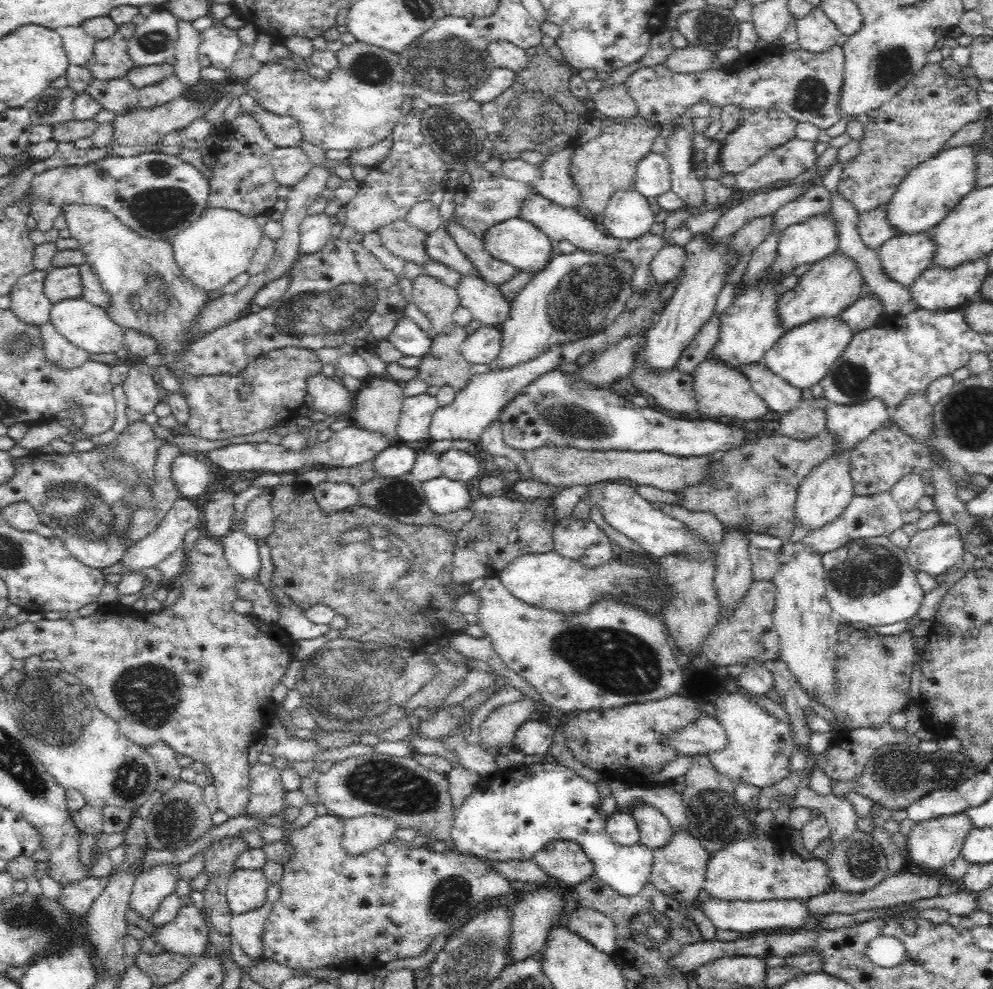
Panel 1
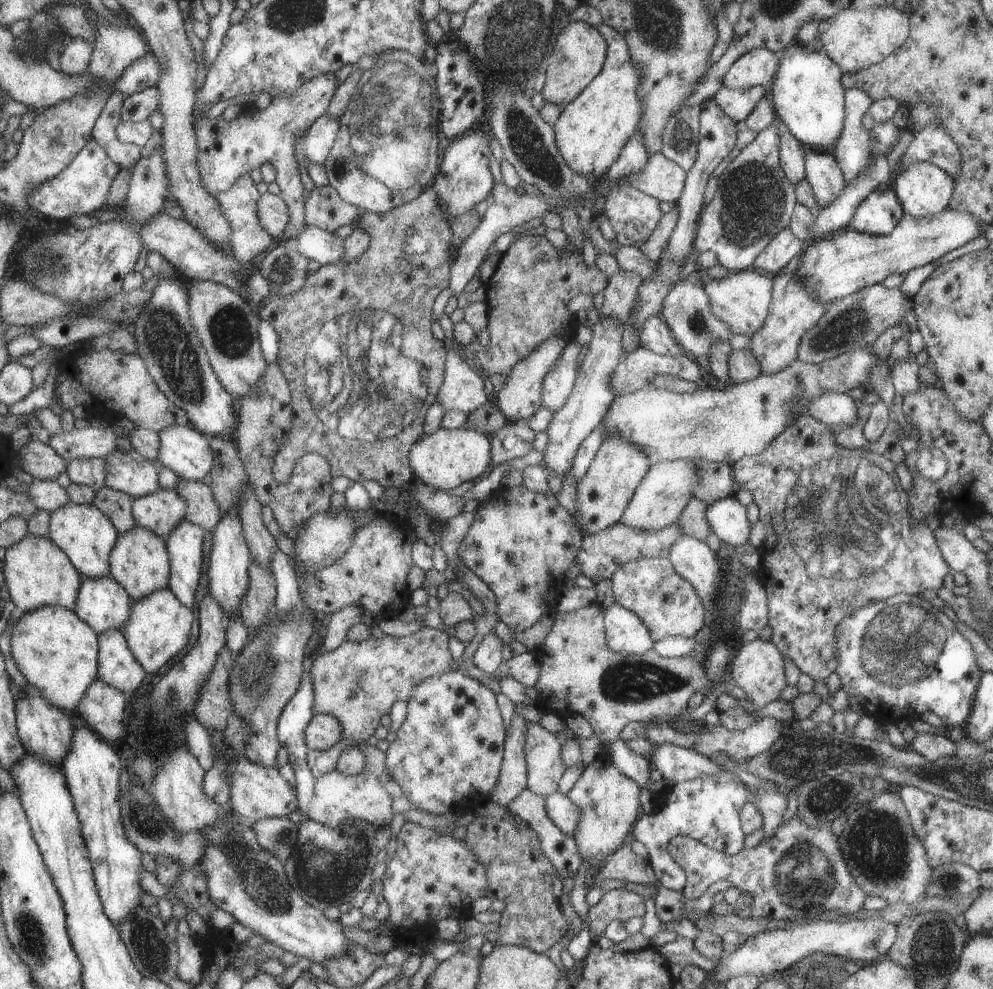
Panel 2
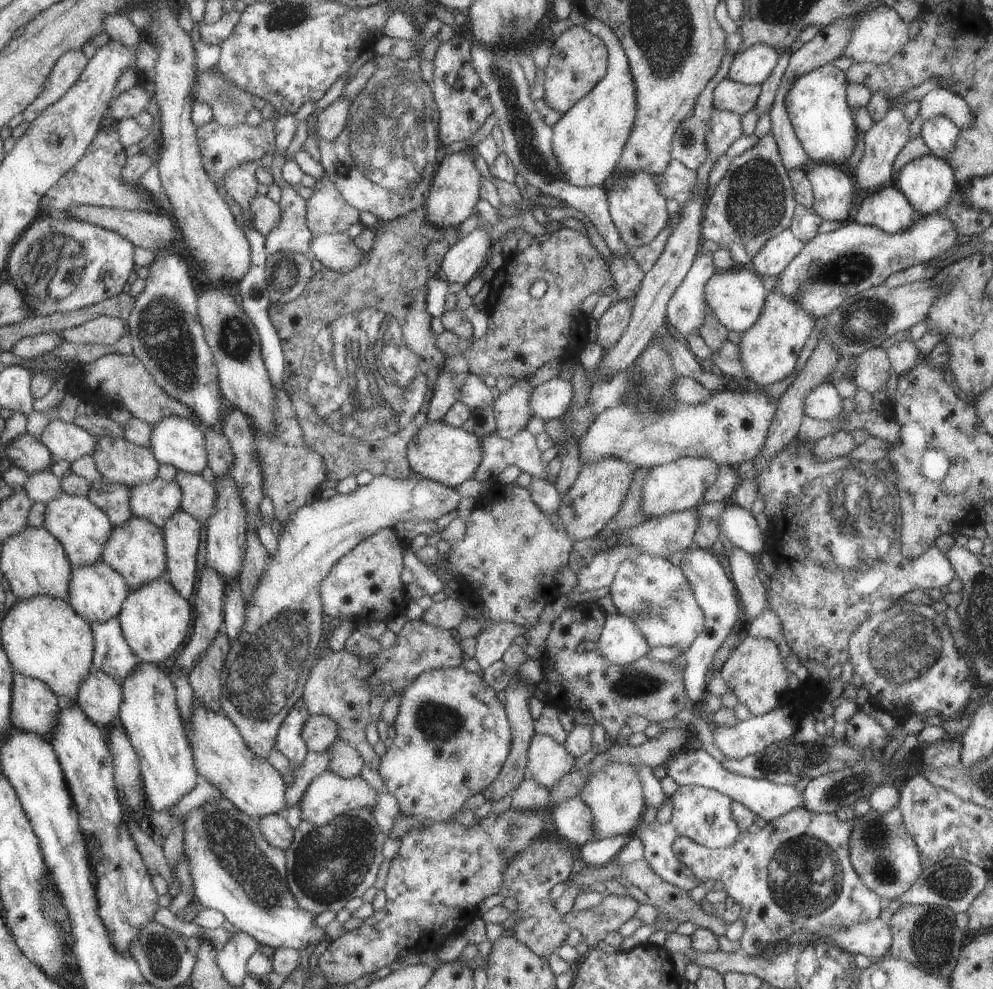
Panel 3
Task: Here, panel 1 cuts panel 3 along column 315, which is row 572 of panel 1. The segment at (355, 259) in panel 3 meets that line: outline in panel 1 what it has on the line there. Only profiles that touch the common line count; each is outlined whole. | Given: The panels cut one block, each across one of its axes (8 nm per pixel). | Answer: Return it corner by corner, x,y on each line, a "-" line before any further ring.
240,528
228,531
219,540
227,561
237,575
246,579
259,576
261,555
256,540

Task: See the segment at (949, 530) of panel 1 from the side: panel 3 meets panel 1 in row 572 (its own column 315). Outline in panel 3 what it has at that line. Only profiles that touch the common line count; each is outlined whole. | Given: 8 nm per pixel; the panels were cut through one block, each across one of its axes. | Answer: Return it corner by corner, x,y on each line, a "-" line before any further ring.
222,796
221,799
203,802
184,818
185,835
182,846
185,856
190,859
193,892
200,905
222,912
225,919
234,924
238,931
253,936
260,946
266,944
275,949
293,948
299,951
302,947
308,948
312,942
320,944
322,940
330,938
323,927
315,924
316,915
298,904
287,880
286,852
267,841
255,817
240,812
236,805

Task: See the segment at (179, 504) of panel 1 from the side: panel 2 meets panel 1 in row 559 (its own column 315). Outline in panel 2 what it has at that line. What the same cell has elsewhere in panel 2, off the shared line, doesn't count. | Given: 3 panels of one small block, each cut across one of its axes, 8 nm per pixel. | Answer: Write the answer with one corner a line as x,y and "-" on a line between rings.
326,114
320,116
312,124
306,138
301,141
303,152
312,164
324,165
336,140
338,130
340,130
340,118
328,118

